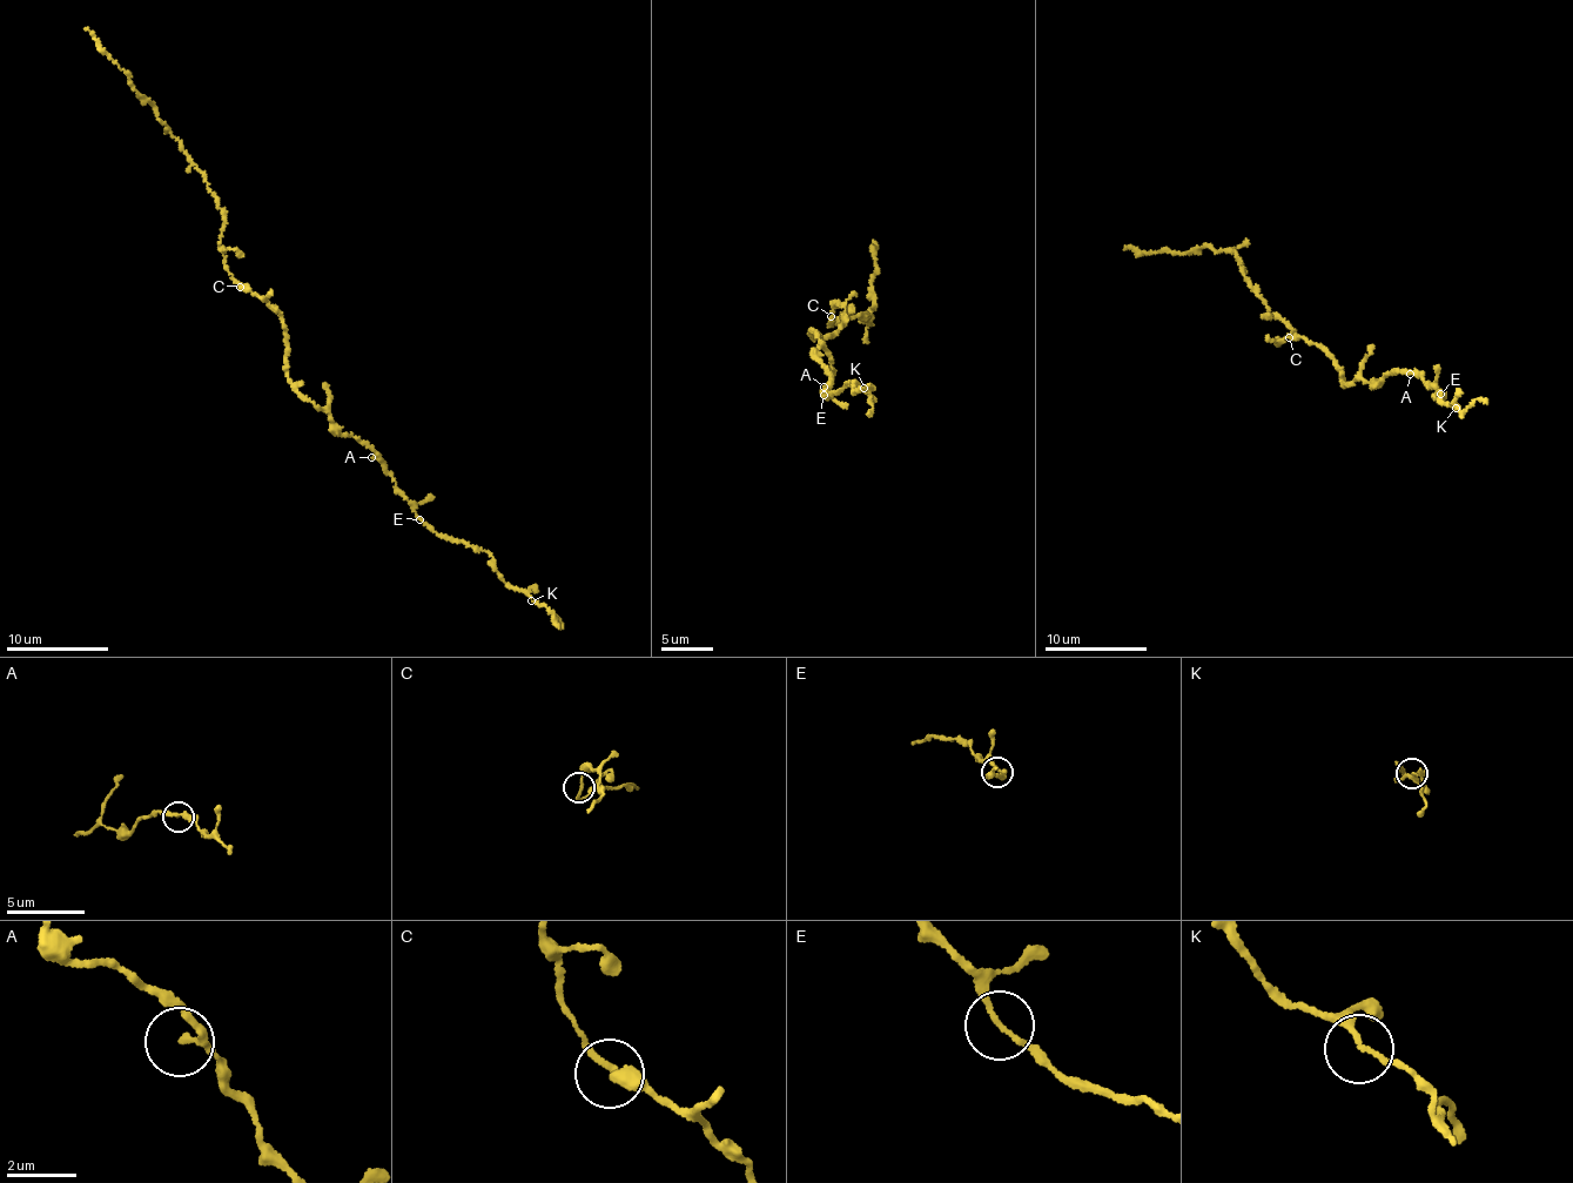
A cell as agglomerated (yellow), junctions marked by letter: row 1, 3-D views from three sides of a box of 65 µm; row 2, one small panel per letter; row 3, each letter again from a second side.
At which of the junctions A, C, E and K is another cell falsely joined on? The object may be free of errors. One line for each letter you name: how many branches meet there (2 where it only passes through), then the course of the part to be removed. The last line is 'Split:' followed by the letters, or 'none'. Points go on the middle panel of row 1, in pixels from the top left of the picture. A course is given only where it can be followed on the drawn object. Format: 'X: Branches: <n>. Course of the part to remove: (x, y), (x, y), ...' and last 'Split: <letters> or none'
Split: none

